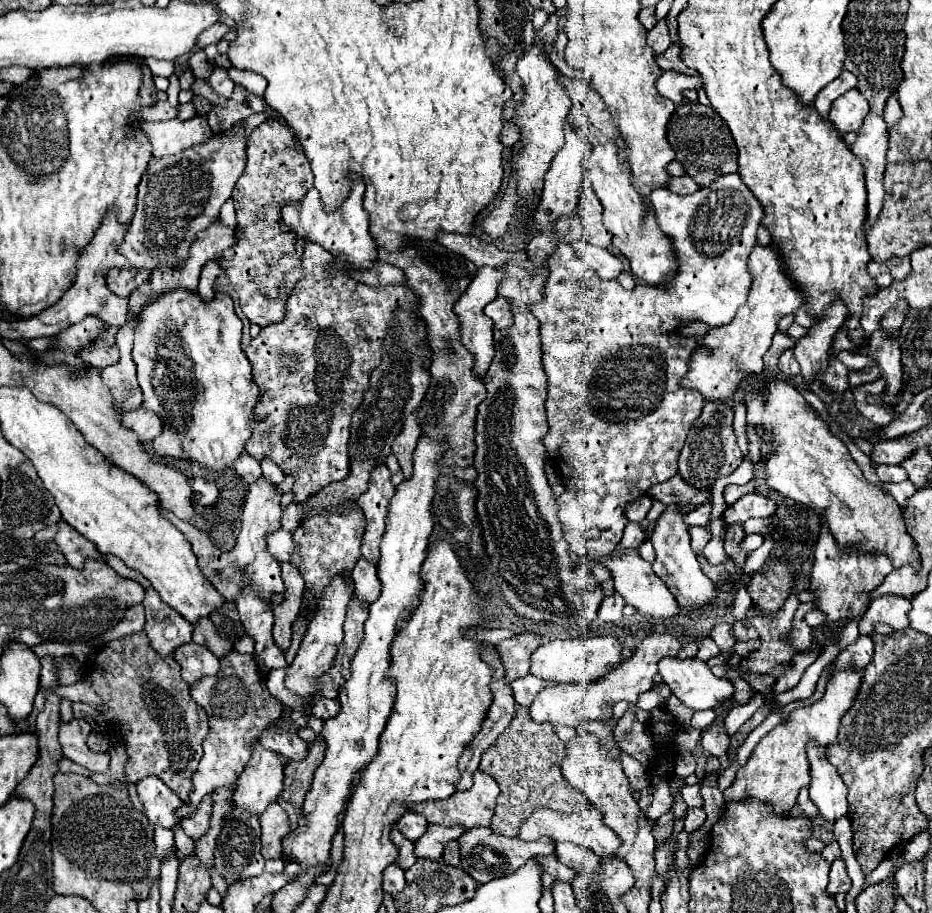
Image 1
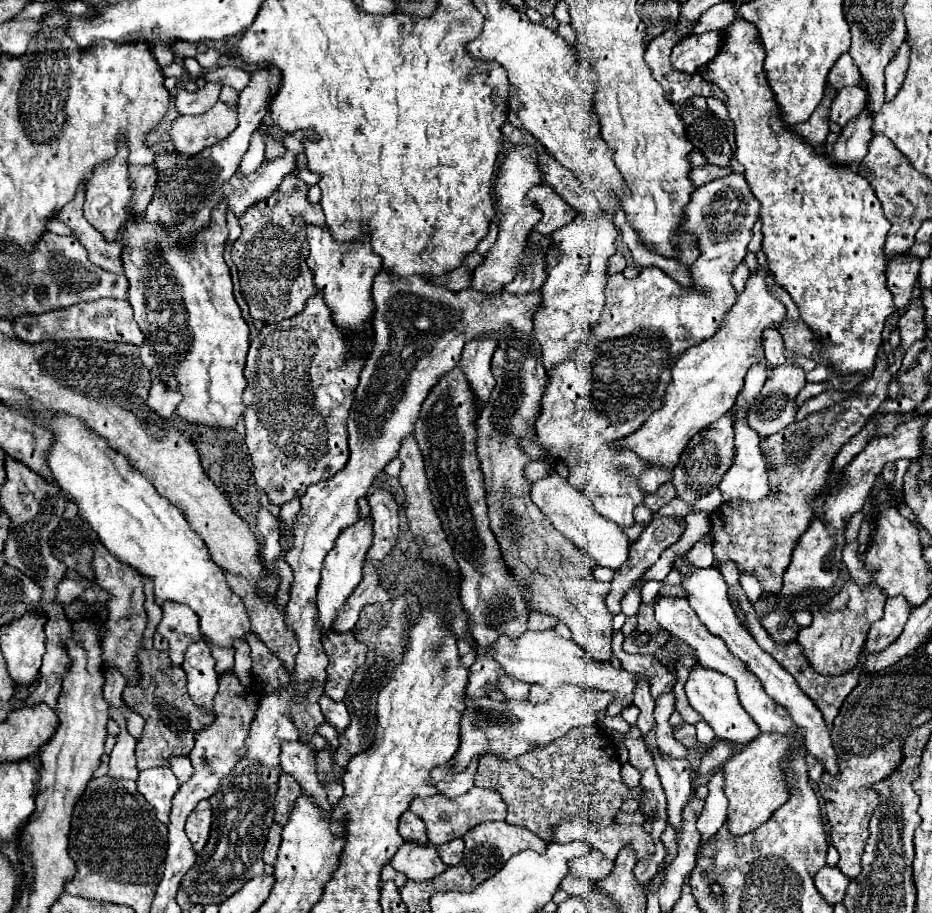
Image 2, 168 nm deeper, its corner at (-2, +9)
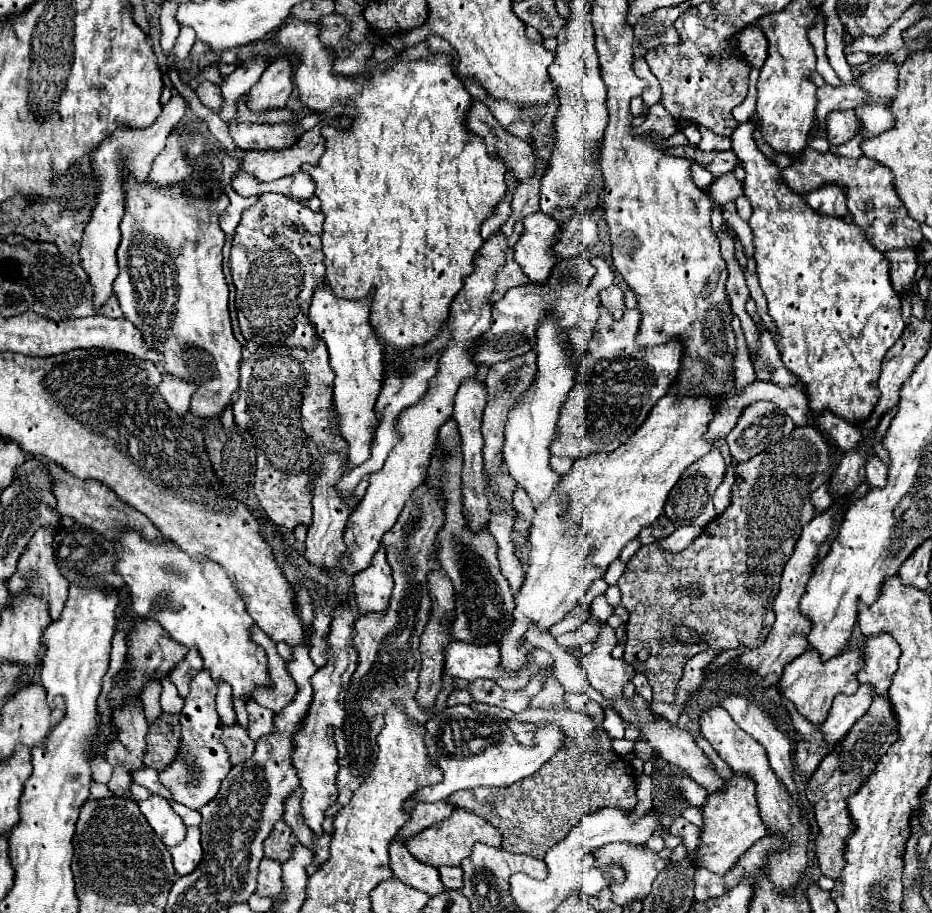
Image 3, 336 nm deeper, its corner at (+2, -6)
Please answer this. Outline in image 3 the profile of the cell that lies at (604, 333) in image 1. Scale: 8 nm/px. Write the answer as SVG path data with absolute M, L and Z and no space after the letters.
M600 307L600 317L588 343L588 351L578 363L576 385L568 393L564 409L560 409L556 437L550 445L552 455L564 455L576 461L590 453L618 449L646 421L656 401L668 393L668 385L680 369L682 345L672 339L664 345L638 349L634 345L638 327L638 307L626 309L622 319L614 319L606 307Z

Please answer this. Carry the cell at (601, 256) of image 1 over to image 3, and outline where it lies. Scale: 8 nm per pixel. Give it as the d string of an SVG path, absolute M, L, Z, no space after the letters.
M612 285L612 287L606 287L600 291L600 305L608 307L612 311L614 317L620 317L624 313L624 295L622 295L622 289L618 285Z

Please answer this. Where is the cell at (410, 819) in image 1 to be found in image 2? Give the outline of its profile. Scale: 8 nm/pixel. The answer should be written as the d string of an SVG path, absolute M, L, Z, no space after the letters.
M404 812L400 818L400 836L404 840L418 840L418 842L428 842L426 832L424 832L424 822L420 820L420 816L416 816L414 812Z

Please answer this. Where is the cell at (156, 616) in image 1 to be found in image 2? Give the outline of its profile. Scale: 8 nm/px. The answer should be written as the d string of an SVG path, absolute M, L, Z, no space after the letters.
M176 602L162 604L162 620L156 632L160 632L168 640L168 654L172 664L182 664L188 644L202 638L198 616L188 606Z

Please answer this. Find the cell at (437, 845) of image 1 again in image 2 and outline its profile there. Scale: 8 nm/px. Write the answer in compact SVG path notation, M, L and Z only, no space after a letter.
M408 840L400 846L396 856L390 860L398 872L404 872L410 880L430 880L446 870L446 864L440 860L438 846L434 844L416 844Z

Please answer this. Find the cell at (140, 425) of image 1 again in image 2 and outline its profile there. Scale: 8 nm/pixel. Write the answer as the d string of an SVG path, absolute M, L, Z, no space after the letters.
M152 380L152 388L150 388L150 392L148 392L148 406L150 406L150 410L154 412L154 414L158 414L160 418L164 418L164 420L168 420L172 414L174 414L174 410L176 410L176 406L180 404L180 400L182 400L182 396L180 396L180 392L172 392L172 390L168 390L160 380Z

